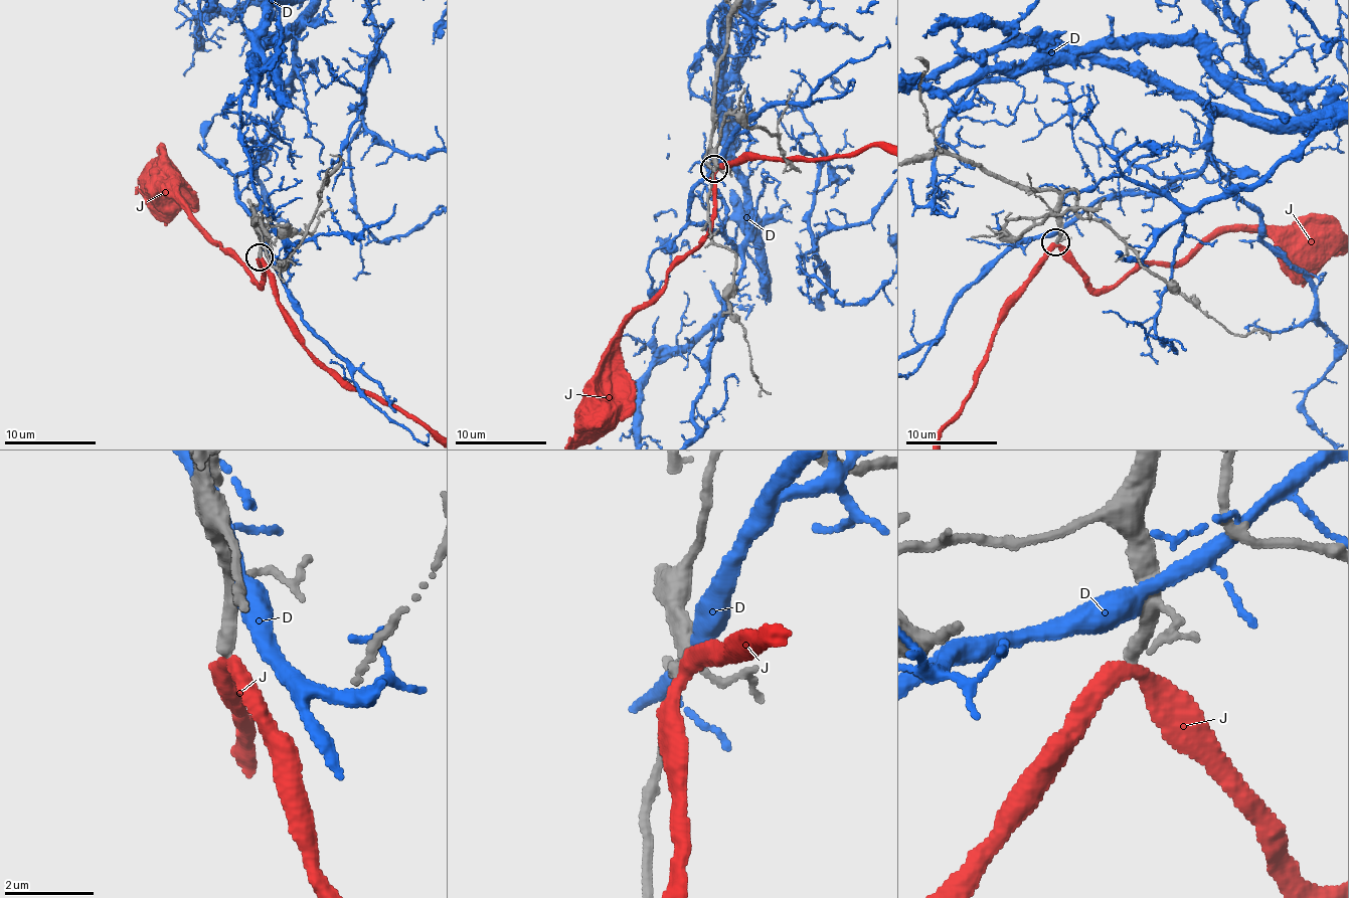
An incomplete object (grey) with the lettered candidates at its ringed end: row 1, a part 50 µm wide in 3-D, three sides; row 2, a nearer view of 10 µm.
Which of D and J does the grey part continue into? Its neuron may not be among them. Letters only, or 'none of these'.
none of these

